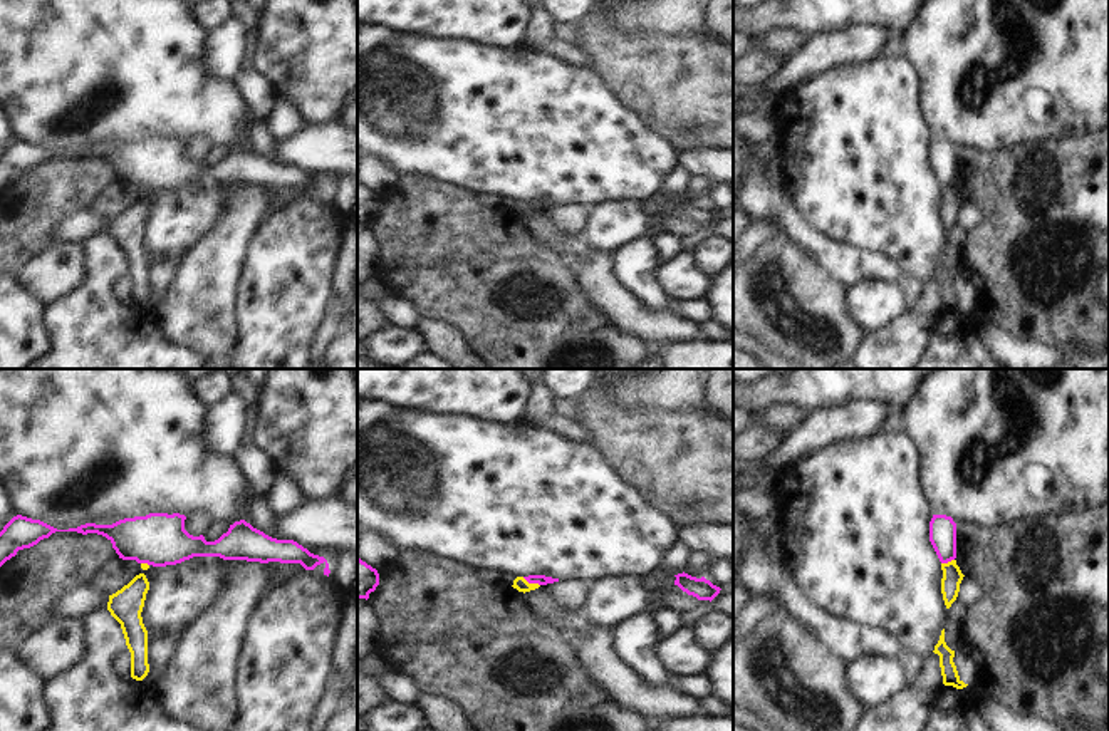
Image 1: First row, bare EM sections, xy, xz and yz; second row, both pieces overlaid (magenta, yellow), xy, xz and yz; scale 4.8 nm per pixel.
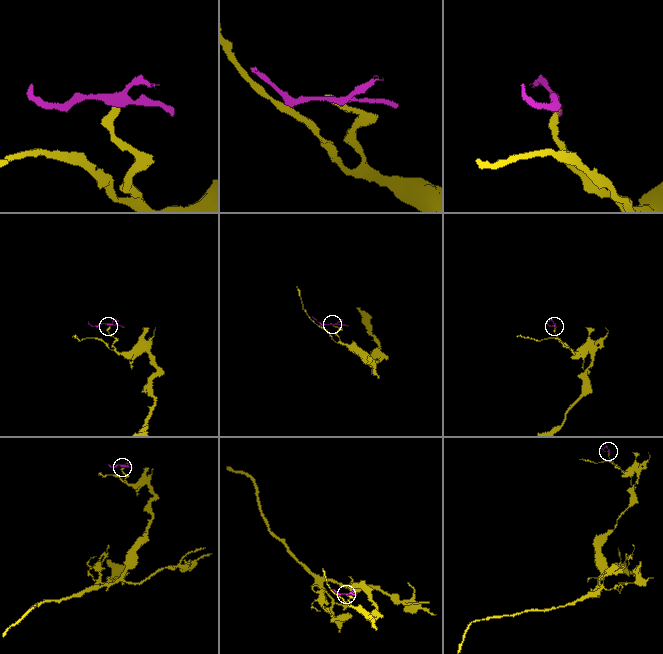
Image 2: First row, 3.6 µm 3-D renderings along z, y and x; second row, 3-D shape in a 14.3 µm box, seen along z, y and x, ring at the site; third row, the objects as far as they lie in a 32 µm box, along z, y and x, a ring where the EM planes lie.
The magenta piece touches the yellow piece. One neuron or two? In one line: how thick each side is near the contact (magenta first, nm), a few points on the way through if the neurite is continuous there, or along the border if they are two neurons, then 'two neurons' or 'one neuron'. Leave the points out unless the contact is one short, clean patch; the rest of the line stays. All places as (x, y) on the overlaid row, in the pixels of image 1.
calibres 50 and 70 nm; border xz (522, 577), (539, 585); two neurons

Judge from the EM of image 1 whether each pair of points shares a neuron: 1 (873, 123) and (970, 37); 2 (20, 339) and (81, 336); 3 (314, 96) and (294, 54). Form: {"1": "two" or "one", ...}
{"1": "two", "2": "two", "3": "one"}

